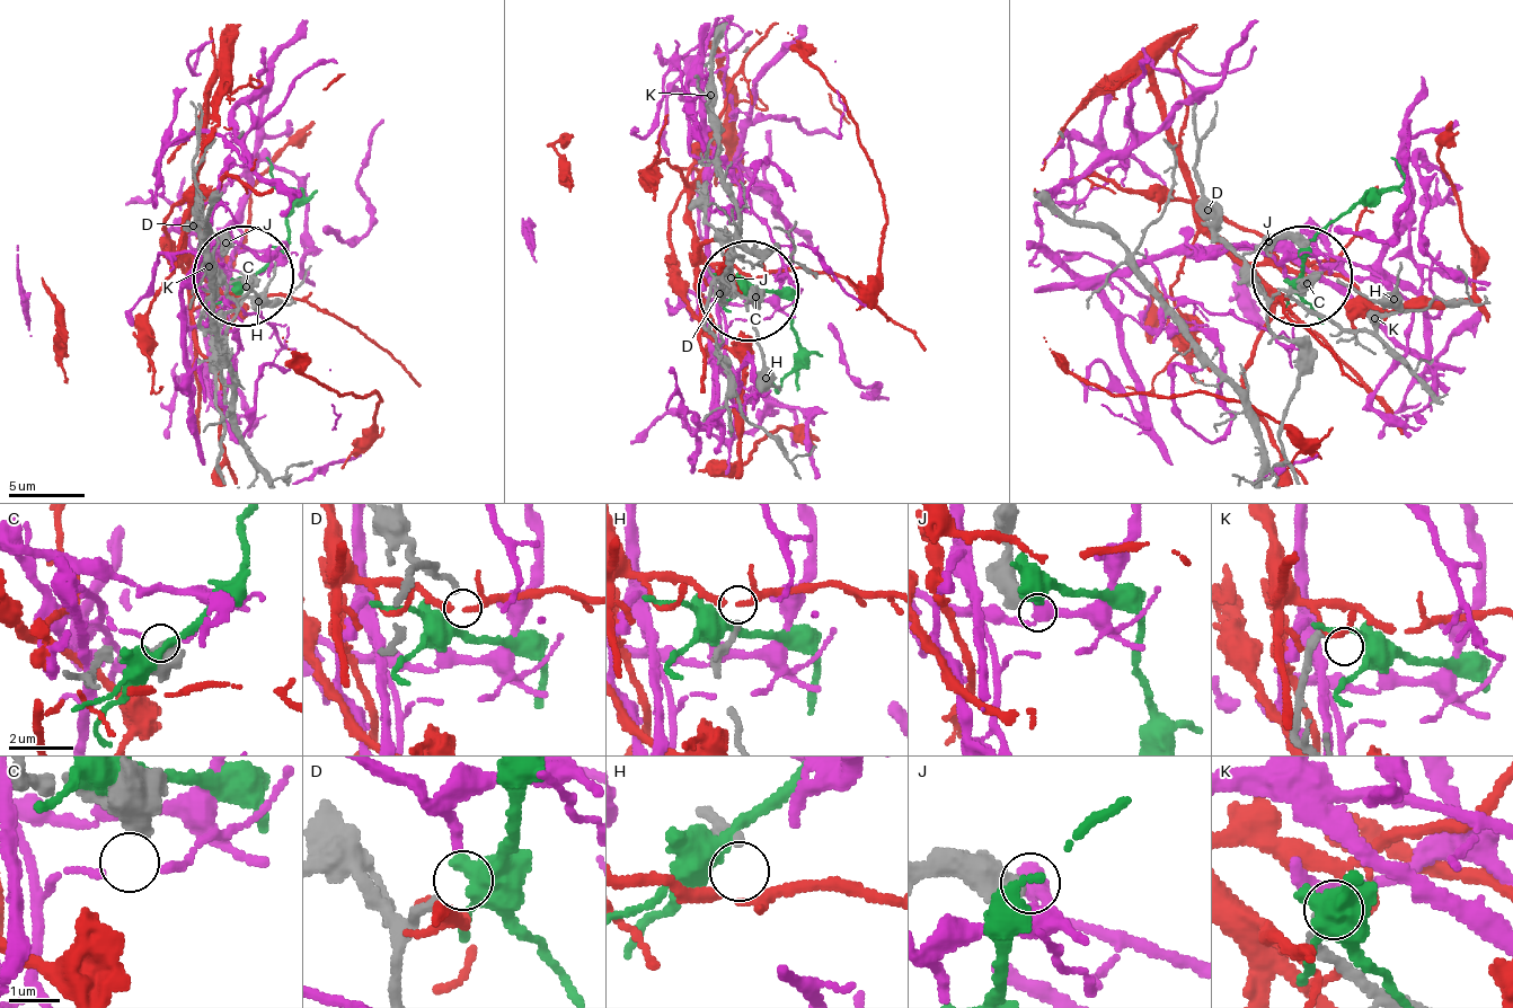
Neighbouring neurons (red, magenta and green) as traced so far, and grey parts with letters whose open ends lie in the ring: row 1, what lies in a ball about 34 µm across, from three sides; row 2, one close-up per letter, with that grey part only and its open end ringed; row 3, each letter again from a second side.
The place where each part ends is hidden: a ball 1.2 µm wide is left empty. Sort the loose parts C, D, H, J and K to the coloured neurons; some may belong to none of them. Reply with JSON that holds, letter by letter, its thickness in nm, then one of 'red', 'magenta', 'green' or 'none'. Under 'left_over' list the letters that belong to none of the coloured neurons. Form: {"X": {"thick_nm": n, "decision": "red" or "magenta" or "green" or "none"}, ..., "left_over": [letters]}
{"C": {"thick_nm": 340, "decision": "magenta"}, "D": {"thick_nm": 180, "decision": "green"}, "H": {"thick_nm": 110, "decision": "red"}, "J": {"thick_nm": 440, "decision": "none"}, "K": {"thick_nm": 240, "decision": "none"}, "left_over": ["J", "K"]}

